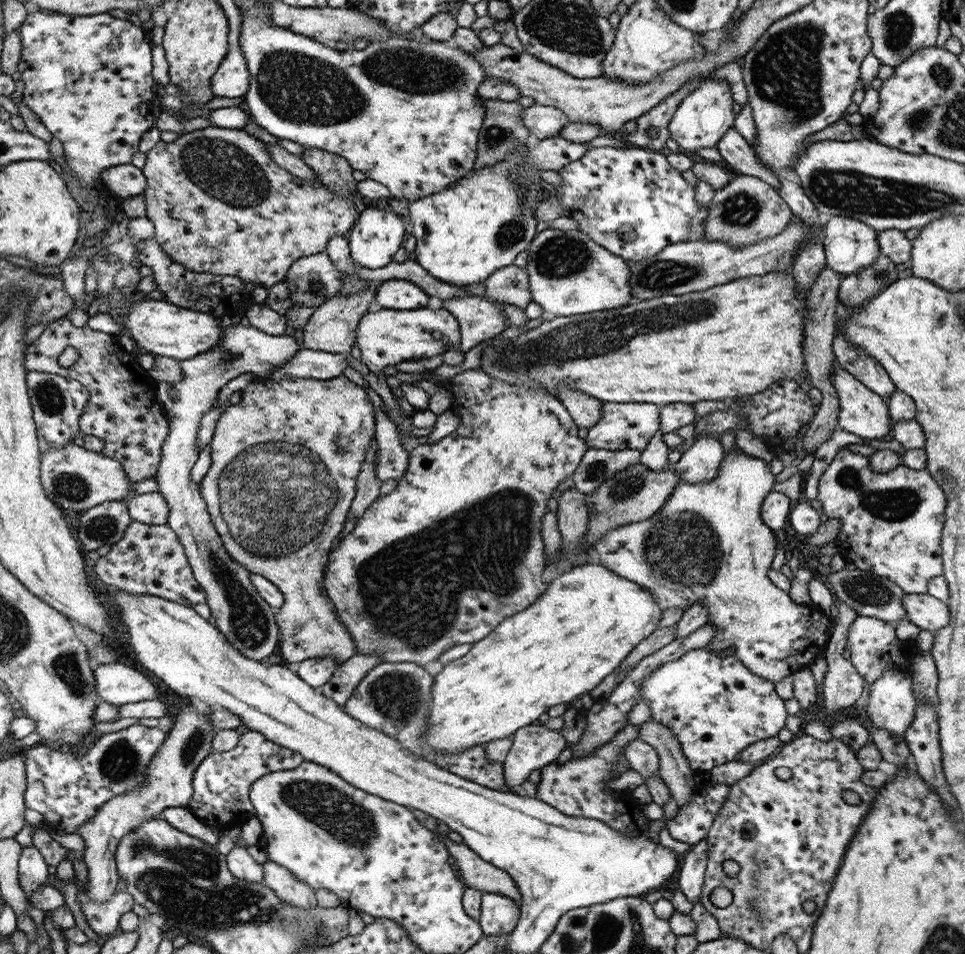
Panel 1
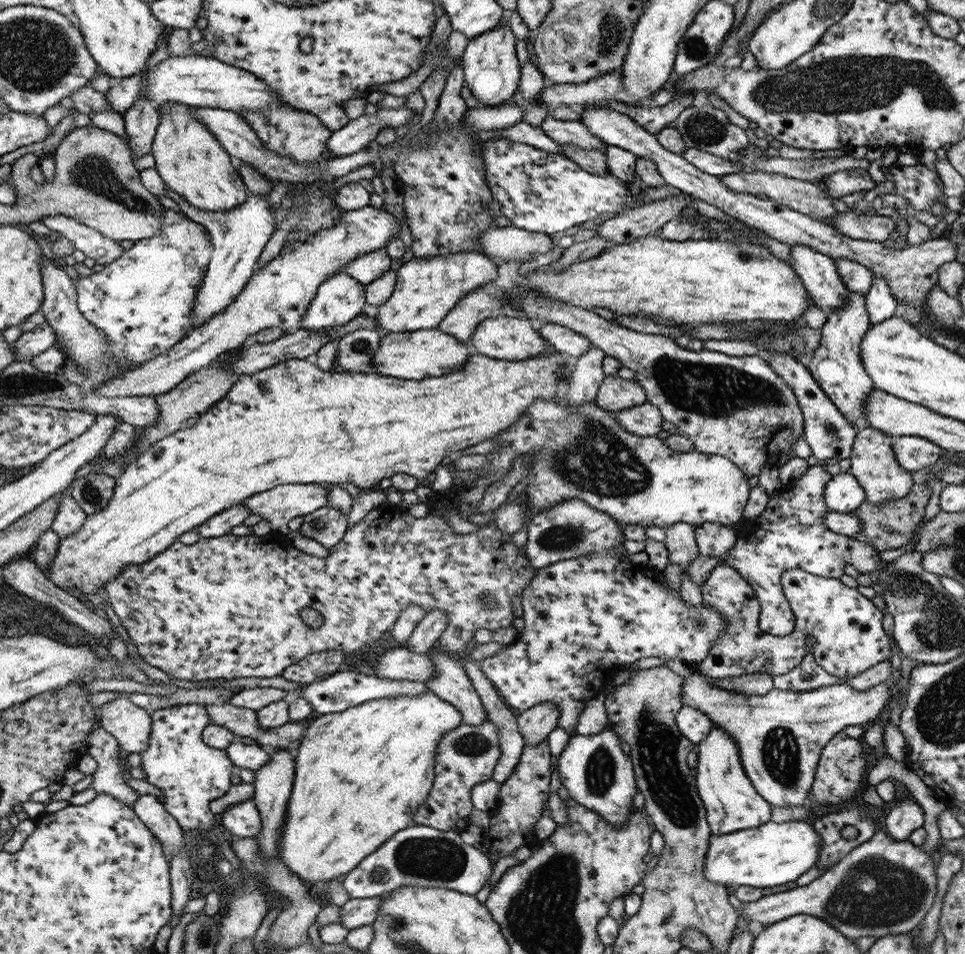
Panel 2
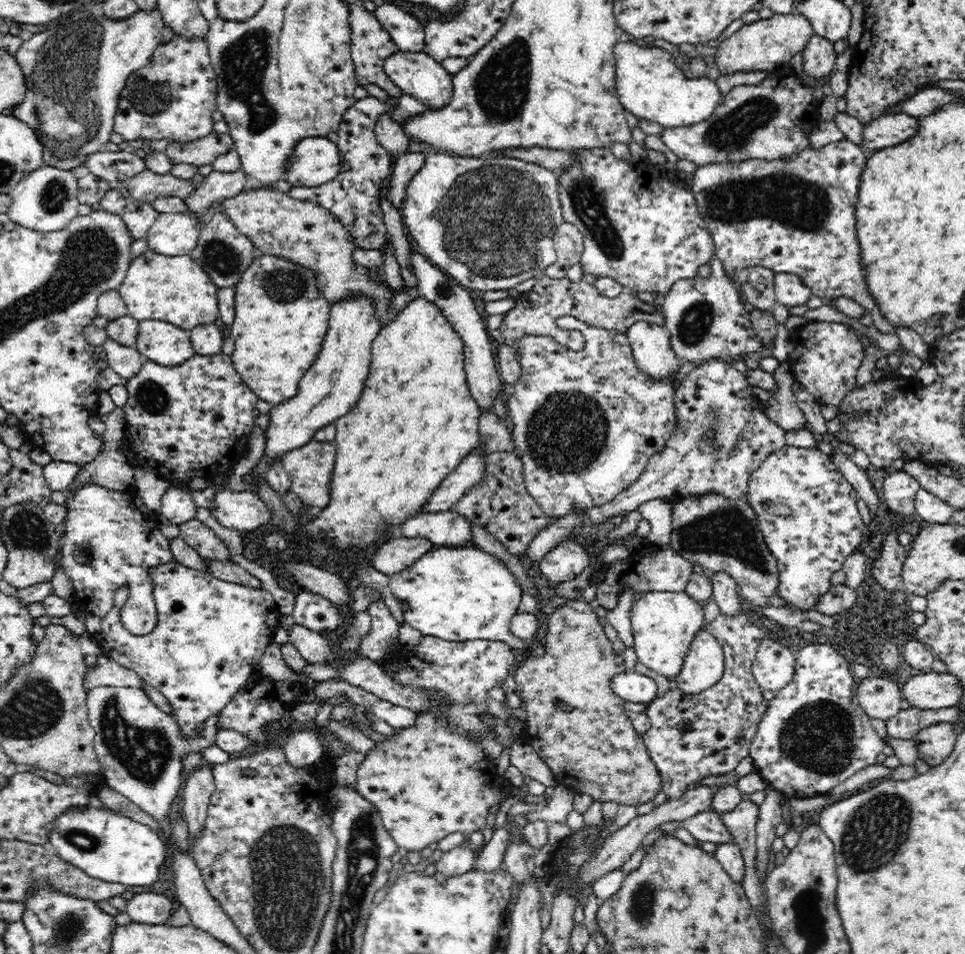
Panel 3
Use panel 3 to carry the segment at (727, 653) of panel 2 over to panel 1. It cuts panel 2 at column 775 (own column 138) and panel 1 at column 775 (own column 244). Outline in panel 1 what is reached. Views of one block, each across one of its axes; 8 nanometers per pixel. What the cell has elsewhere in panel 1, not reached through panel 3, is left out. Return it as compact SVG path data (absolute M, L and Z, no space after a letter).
M737 447L737 449L727 452L722 457L722 462L715 479L694 484L681 482L673 490L666 504L658 510L658 513L654 514L654 517L642 522L632 522L631 524L623 524L618 528L611 528L610 532L607 532L600 540L597 540L594 549L600 554L600 564L603 567L615 572L618 576L623 576L640 586L646 587L662 610L665 611L670 607L680 607L686 612L692 605L697 605L698 603L706 605L709 612L706 623L714 623L717 632L715 632L715 637L709 640L707 646L704 647L711 651L728 652L736 656L739 662L752 674L760 675L763 679L768 679L776 684L784 677L792 676L804 667L812 665L816 658L824 658L827 642L832 631L832 619L830 615L817 608L816 604L798 604L794 602L790 598L789 592L778 588L769 579L768 571L771 569L773 558L777 553L777 538L773 530L768 528L762 520L761 506L763 500L772 491L775 483L774 476L770 471L770 464L766 463L763 459L748 455Z

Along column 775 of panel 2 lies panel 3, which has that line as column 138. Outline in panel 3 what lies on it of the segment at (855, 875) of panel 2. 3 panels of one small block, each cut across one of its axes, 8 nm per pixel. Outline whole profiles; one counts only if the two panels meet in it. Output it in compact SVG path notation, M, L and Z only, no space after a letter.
M142 892L127 900L126 911L134 921L142 924L166 924L175 910L166 895Z

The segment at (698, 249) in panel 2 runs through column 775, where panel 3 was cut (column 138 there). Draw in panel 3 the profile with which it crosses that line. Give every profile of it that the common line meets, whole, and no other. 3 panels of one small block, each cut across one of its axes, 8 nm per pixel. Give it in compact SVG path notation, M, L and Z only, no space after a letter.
M154 250L132 259L125 279L117 291L126 304L128 315L136 320L163 320L184 330L192 330L198 325L214 323L218 316L217 286L208 274L189 255L164 256Z

